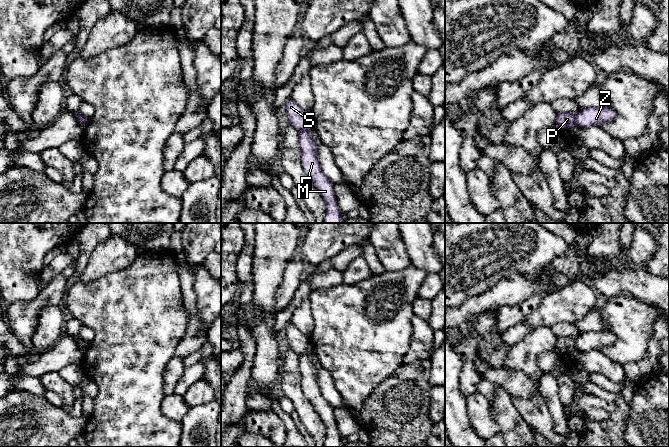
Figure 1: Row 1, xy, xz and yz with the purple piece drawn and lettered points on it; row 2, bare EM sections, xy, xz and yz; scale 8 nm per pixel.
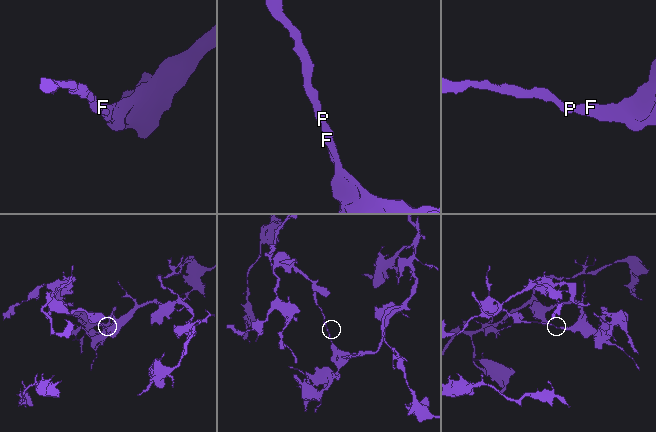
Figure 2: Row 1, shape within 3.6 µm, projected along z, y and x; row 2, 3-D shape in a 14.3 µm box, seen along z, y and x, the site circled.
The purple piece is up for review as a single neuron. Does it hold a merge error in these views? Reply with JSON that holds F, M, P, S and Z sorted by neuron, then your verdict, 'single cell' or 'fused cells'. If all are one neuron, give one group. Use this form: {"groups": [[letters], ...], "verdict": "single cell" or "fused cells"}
{"groups": [["F", "M", "Z"], ["P", "S"]], "verdict": "fused cells"}

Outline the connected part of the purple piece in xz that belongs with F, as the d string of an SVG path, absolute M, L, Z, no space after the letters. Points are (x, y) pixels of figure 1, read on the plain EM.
M311 354L300 355L302 390L310 400L326 427L325 447L345 447L337 429L334 408L322 396L317 377L317 366Z

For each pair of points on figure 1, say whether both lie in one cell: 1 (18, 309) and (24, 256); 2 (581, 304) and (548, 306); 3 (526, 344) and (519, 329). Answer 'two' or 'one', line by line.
1: two
2: one
3: two

